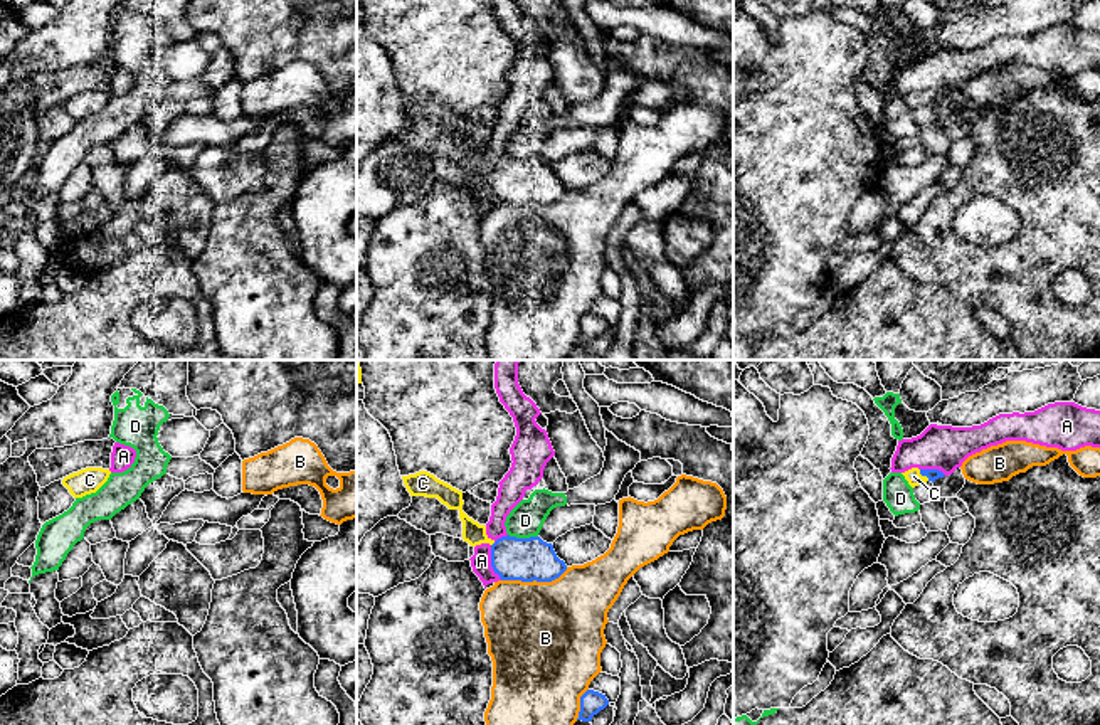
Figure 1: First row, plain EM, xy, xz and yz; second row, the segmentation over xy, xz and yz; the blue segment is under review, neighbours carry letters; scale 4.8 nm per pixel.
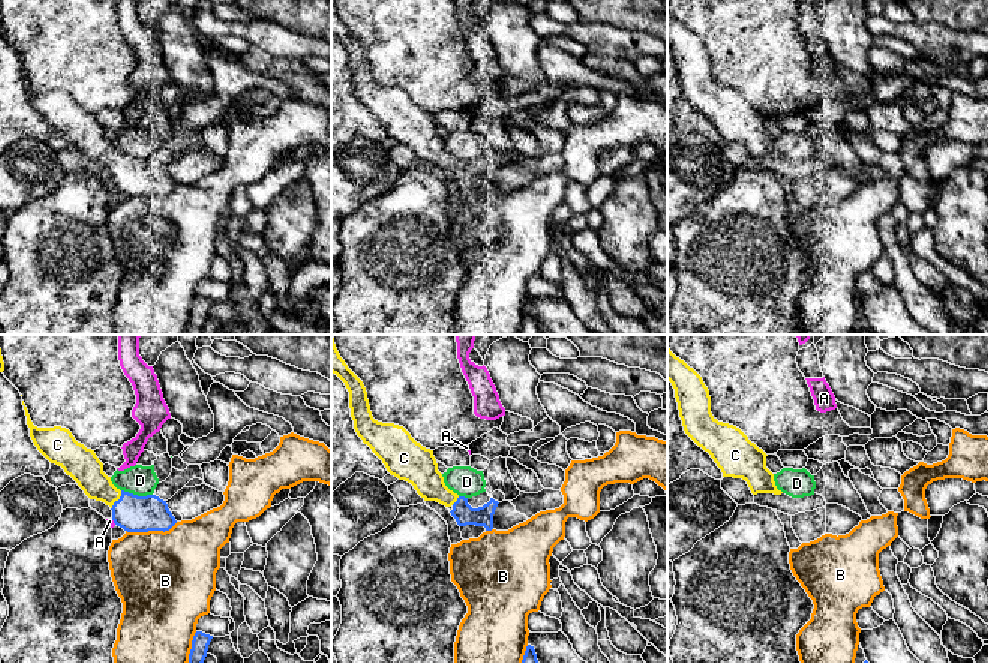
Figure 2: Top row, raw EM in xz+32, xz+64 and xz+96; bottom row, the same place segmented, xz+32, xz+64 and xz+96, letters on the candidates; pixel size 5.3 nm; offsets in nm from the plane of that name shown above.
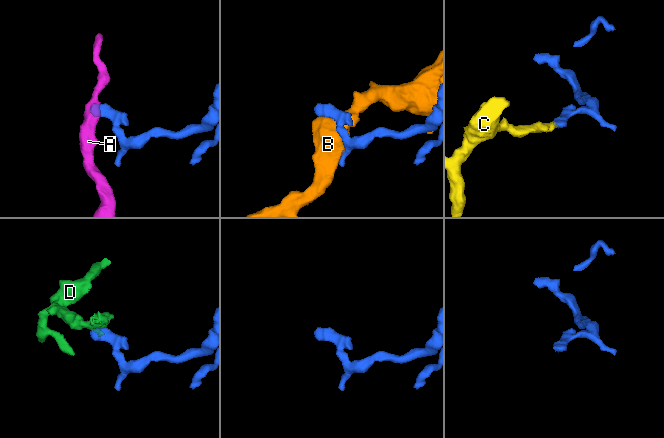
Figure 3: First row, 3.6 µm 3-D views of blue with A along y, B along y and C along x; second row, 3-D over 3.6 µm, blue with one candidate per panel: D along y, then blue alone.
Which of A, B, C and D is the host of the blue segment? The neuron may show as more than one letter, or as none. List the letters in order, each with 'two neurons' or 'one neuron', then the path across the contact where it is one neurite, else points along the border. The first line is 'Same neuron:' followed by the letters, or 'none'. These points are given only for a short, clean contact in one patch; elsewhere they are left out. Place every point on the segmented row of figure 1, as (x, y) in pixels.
Same neuron: C
A: two neurons
B: two neurons
C: one neuron; way yz (932, 475), (924, 475), (914, 476)
D: two neurons

